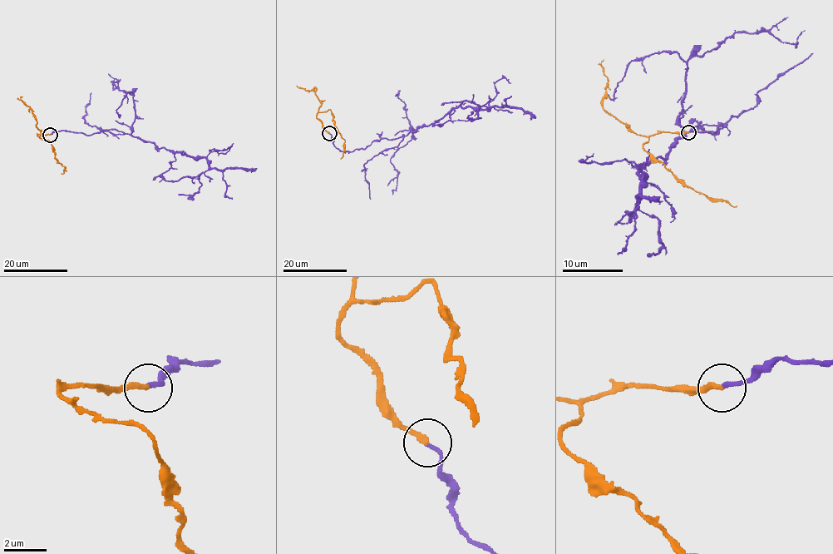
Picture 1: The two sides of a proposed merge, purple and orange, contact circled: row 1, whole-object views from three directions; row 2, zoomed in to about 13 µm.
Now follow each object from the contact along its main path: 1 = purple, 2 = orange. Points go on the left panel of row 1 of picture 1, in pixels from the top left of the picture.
1: (50, 134), (115, 130), (204, 157), (209, 167), (199, 175), (199, 188), (178, 194)
2: (50, 134), (37, 135), (48, 140), (54, 148), (55, 158), (65, 167), (61, 173)

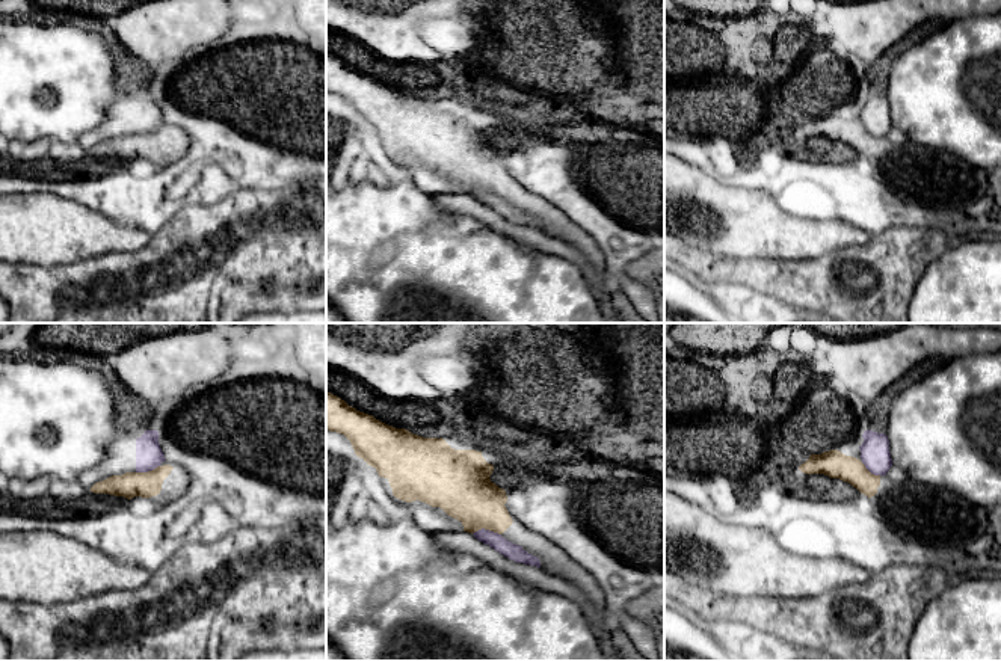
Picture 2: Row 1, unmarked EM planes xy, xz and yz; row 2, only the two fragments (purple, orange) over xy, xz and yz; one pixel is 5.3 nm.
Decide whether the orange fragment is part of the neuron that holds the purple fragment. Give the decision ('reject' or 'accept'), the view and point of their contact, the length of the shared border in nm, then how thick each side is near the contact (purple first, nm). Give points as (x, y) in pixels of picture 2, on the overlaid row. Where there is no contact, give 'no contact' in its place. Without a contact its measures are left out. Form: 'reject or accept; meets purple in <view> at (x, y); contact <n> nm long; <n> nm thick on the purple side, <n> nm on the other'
reject; meets purple in xz at (486, 530); contact 160 nm long; 90 nm thick on the purple side, 300 nm on the other

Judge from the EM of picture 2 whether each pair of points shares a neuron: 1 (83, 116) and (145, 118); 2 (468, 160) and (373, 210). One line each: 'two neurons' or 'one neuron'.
1: two neurons
2: two neurons

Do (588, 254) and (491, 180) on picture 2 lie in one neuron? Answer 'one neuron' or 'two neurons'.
one neuron

